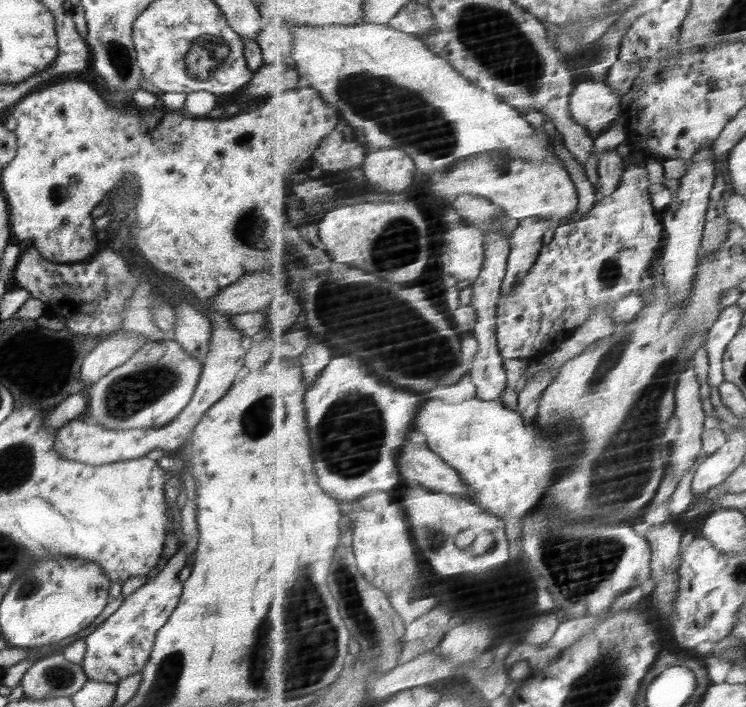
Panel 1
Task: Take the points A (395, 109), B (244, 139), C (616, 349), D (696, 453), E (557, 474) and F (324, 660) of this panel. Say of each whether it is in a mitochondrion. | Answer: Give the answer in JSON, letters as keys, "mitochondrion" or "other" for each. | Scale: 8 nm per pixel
{"A":"mitochondrion","B":"other","C":"mitochondrion","D":"other","E":"other","F":"mitochondrion"}

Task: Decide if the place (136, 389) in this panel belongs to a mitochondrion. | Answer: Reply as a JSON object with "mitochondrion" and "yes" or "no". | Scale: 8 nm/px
{"mitochondrion":"yes"}

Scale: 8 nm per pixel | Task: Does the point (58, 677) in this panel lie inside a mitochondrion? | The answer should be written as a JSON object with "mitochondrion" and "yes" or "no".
{"mitochondrion":"yes"}

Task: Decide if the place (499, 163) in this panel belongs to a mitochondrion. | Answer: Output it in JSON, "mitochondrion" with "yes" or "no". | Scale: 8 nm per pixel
{"mitochondrion":"yes"}

